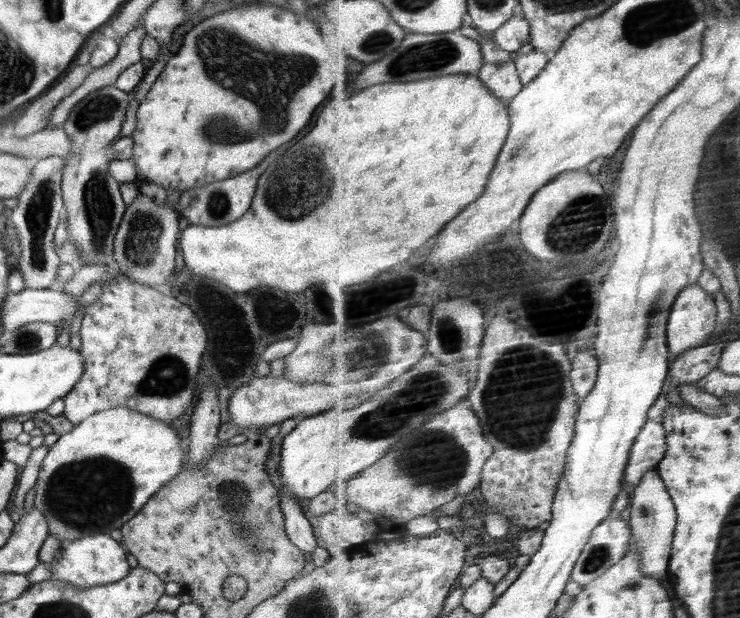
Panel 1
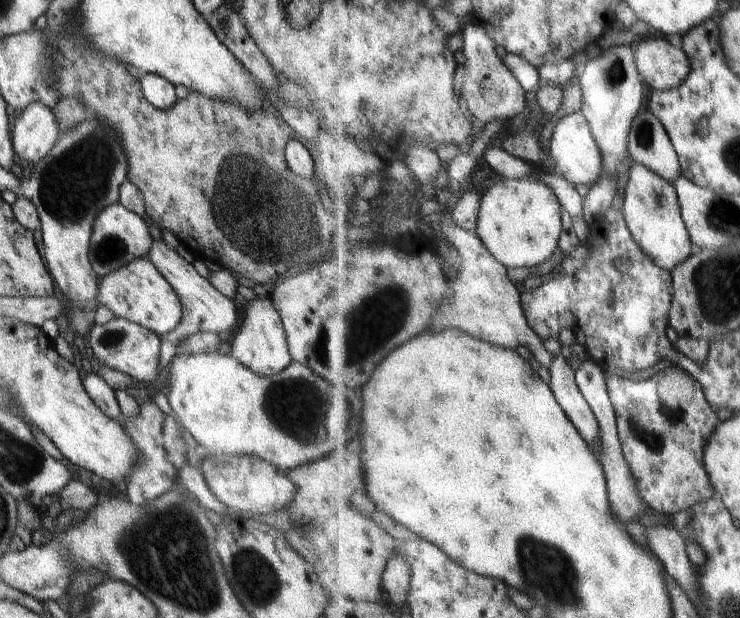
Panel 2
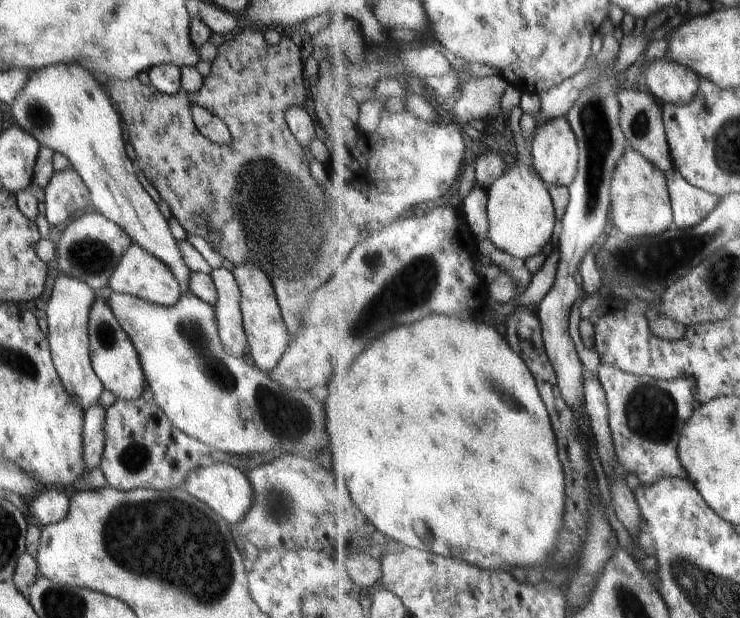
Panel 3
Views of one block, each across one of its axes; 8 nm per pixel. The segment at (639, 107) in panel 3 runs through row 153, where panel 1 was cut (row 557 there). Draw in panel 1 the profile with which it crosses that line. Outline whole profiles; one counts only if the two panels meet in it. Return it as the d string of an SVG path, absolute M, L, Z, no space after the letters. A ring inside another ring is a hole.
M658 468L648 472L647 477L636 488L631 505L631 527L633 540L636 546L640 546L640 556L643 559L644 572L650 578L658 578L662 583L666 582L666 576L670 575L670 565L673 557L674 539L678 528L678 510L672 494L668 491Z

